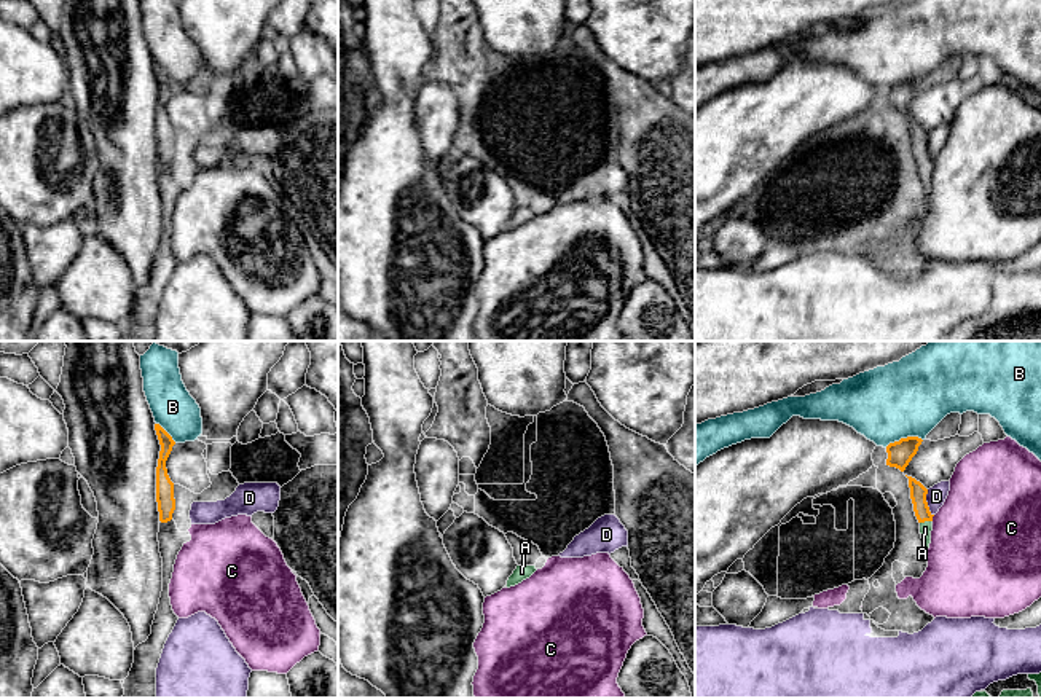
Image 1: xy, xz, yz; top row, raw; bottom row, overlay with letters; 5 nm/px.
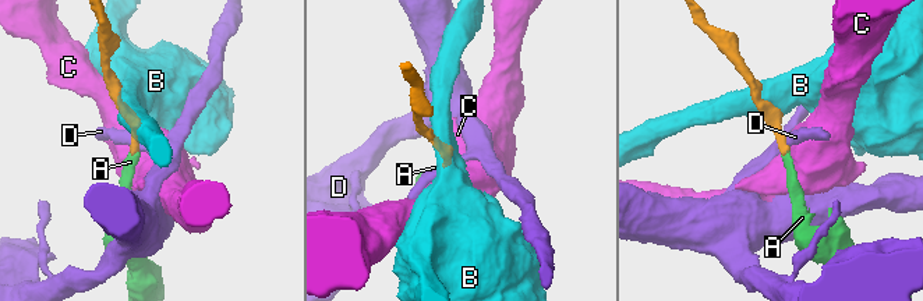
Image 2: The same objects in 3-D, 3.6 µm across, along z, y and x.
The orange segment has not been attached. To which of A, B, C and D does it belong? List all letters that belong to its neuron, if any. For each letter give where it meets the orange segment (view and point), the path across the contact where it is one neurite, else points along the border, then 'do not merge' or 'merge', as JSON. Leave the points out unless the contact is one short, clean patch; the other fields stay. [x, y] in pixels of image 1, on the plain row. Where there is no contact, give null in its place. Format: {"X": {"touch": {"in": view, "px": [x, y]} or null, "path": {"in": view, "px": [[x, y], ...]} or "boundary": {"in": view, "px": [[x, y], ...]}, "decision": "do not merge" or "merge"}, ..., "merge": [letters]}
{"A": {"touch": {"in": "yz", "px": [925, 163]}, "path": {"in": "yz", "px": [[919, 136], [925, 163], [925, 171]]}, "decision": "merge"}, "B": {"touch": {"in": "yz", "px": [903, 82]}, "decision": "do not merge"}, "C": {"touch": {"in": "yz", "px": [931, 161]}, "boundary": {"in": "yz", "px": [[934, 158], [931, 163]]}, "decision": "do not merge"}, "D": {"touch": {"in": "yz", "px": [927, 145]}, "boundary": {"in": "yz", "px": [[927, 133], [927, 149], [933, 158]]}, "decision": "do not merge"}, "merge": ["A"]}

